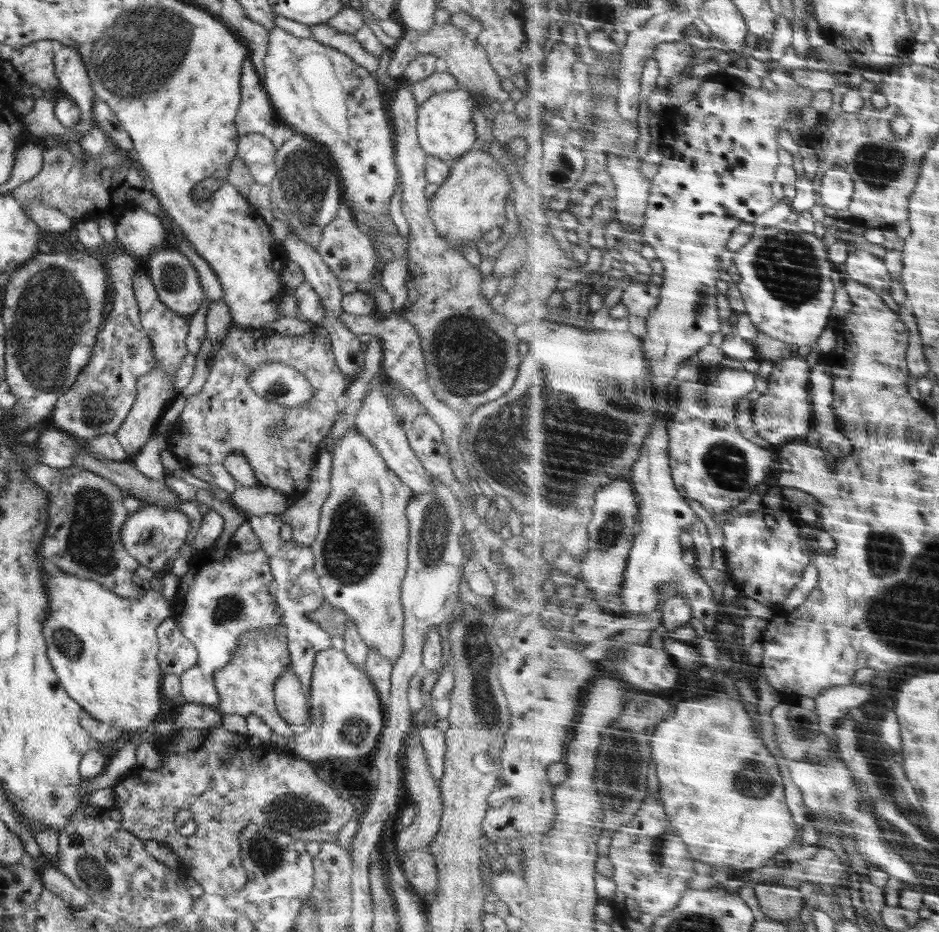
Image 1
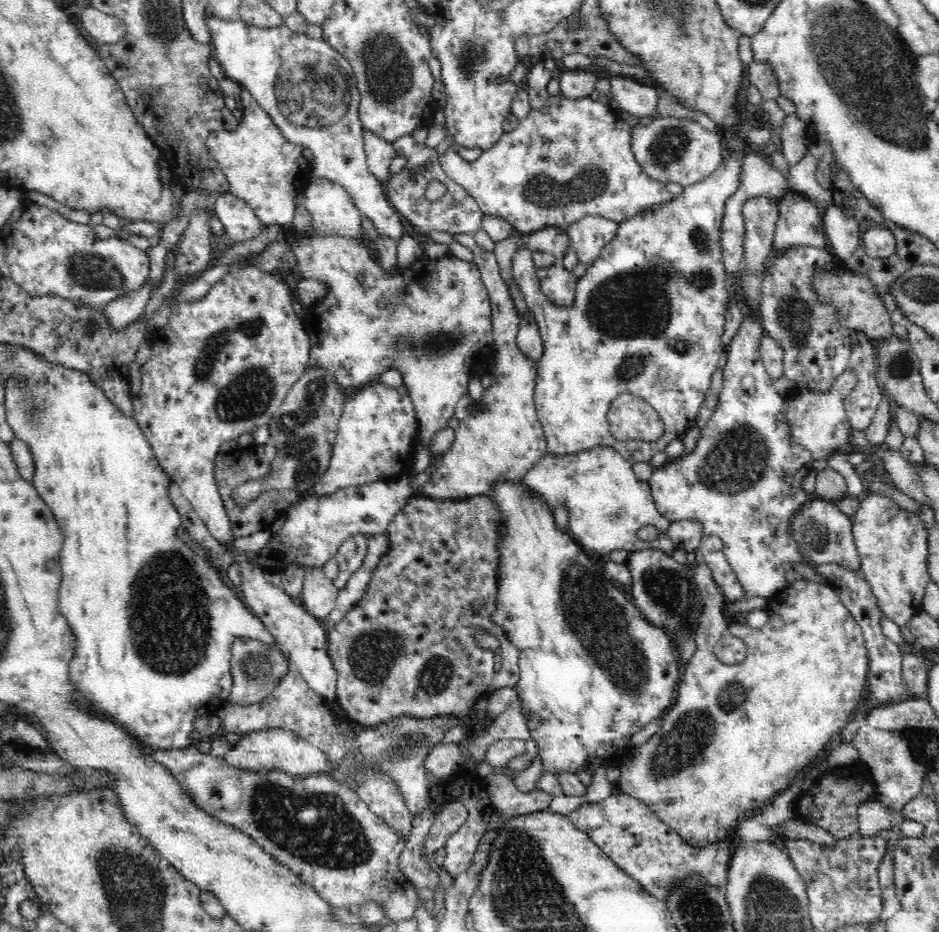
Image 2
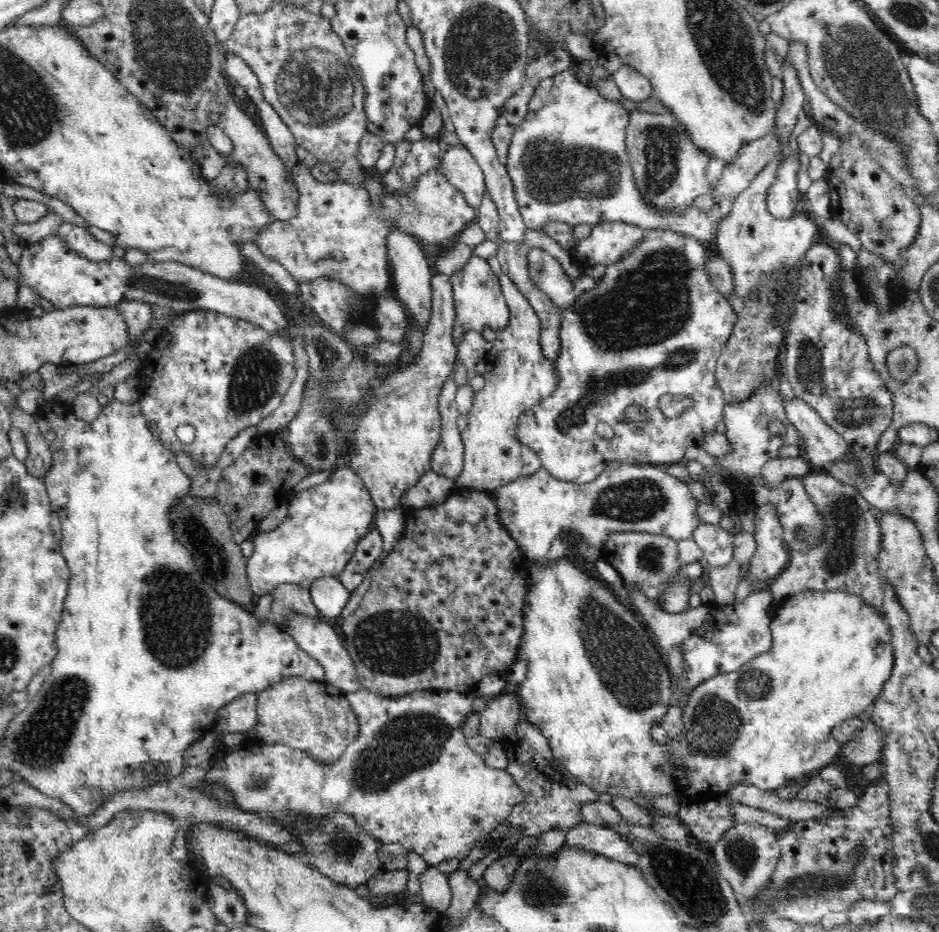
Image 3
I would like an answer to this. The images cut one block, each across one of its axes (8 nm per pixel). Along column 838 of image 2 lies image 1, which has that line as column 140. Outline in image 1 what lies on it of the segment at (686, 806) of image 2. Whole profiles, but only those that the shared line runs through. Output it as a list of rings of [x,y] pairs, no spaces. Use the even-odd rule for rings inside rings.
[[[52,568],[44,578],[48,589],[48,618],[43,625],[44,639],[48,647],[48,659],[59,678],[64,690],[94,720],[118,727],[121,735],[115,742],[99,743],[97,750],[87,752],[80,761],[81,778],[96,778],[109,762],[119,746],[122,746],[132,734],[141,733],[148,736],[149,731],[163,718],[161,682],[164,673],[158,662],[159,644],[157,628],[174,612],[168,601],[174,601],[180,588],[180,578],[165,574],[161,581],[162,592],[148,590],[138,598],[122,598],[103,588],[93,580],[76,578],[64,574],[60,569]]]

